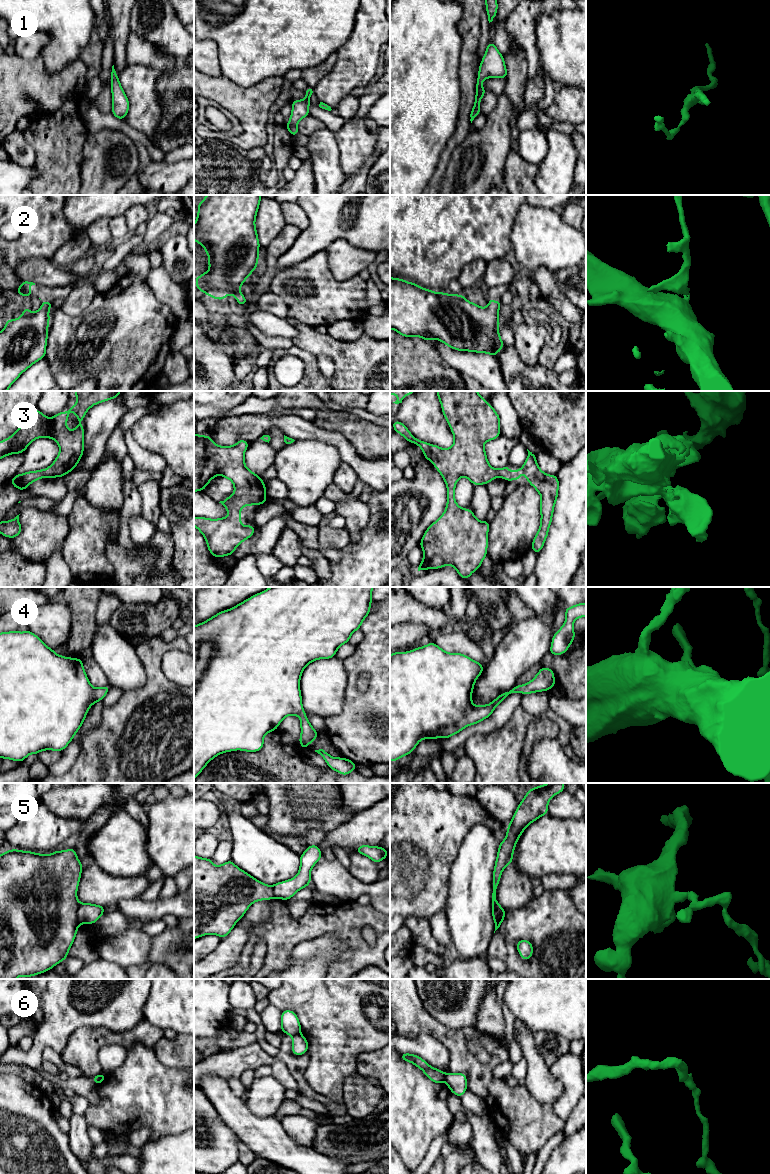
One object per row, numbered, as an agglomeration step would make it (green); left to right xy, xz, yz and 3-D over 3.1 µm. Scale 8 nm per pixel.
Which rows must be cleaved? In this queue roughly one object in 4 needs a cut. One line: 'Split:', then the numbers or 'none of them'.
Split: 5, 6

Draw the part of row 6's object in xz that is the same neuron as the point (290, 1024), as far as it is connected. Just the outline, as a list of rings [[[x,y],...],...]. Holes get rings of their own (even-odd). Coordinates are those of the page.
[[[285,1010],[281,1012],[281,1031],[291,1036],[300,1033],[301,1025],[294,1011]]]

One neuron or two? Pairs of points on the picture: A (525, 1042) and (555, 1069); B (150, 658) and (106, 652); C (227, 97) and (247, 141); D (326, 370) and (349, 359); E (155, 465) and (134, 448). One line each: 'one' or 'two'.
A: two
B: two
C: one
D: two
E: one

